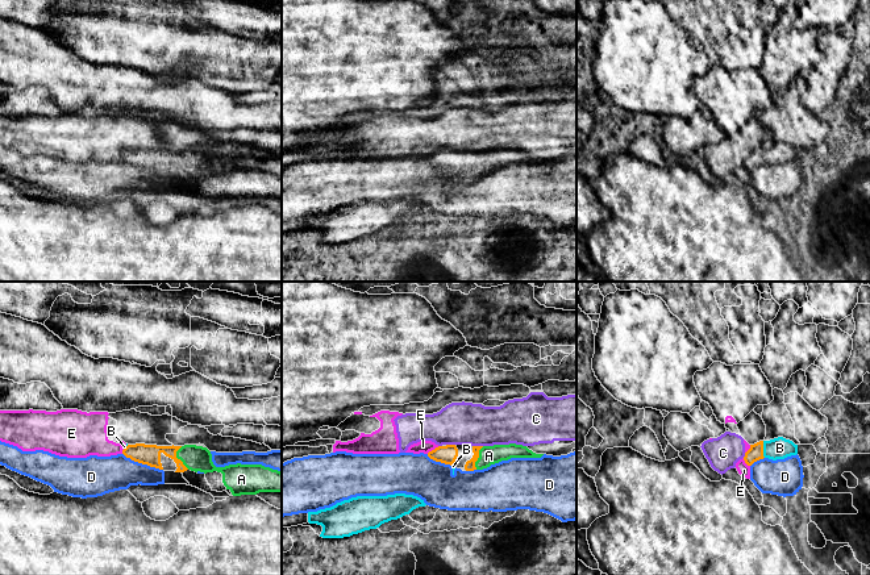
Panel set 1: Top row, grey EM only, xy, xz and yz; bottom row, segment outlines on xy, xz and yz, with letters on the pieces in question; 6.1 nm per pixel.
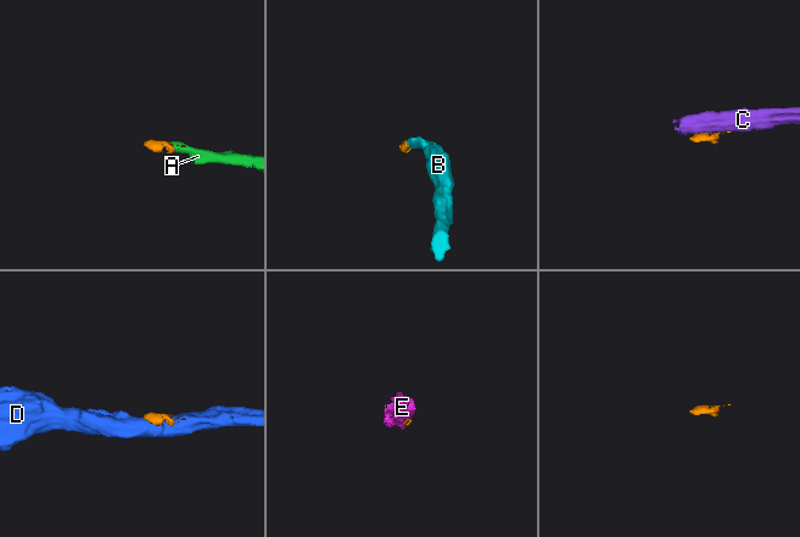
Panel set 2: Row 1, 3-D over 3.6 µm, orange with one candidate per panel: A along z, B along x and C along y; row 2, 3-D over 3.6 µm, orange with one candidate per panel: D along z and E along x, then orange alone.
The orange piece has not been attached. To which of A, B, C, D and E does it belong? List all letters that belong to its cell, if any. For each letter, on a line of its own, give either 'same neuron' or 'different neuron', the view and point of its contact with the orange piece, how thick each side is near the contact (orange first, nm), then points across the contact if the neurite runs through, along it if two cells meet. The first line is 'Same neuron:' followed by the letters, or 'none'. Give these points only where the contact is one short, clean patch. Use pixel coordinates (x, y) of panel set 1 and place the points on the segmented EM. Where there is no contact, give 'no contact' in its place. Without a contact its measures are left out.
Same neuron: A, B
A: same neuron | xy (177, 458) | 130/160 nm | across xy (146, 454), (169, 450), (177, 458), (196, 458)
B: same neuron | yz (762, 449) | 90/130 nm | across yz (756, 451), (762, 449), (779, 448)
C: different neuron | xz (478, 446) | 60/260 nm | along xz (473, 445), (482, 446)
D: different neuron | xy (142, 463) | 130/220 nm | along xy (123, 453), (134, 461), (162, 470)
E: different neuron | xz (432, 450) | 120/80 nm | along xz (438, 446), (427, 453)

